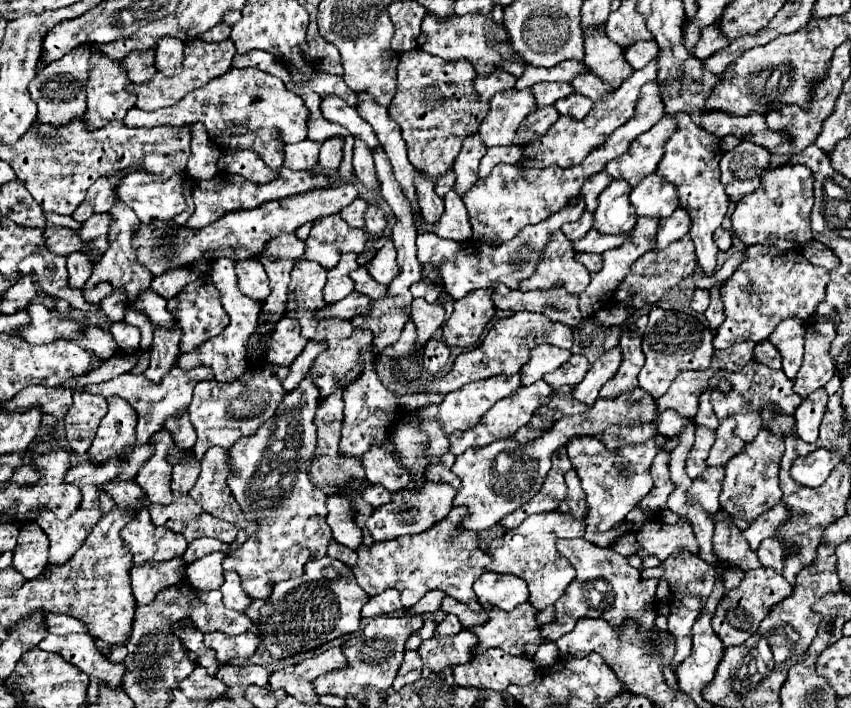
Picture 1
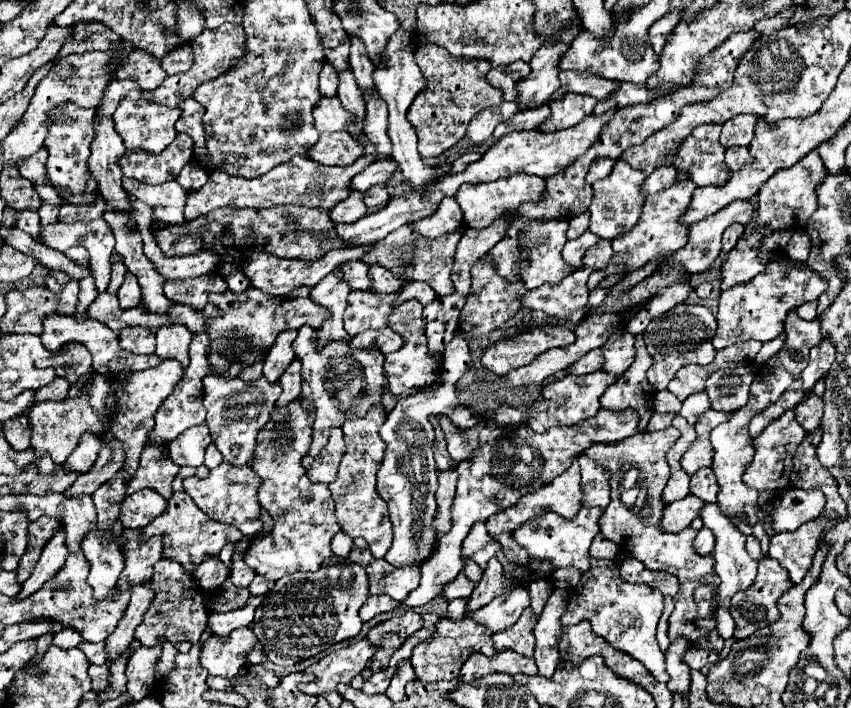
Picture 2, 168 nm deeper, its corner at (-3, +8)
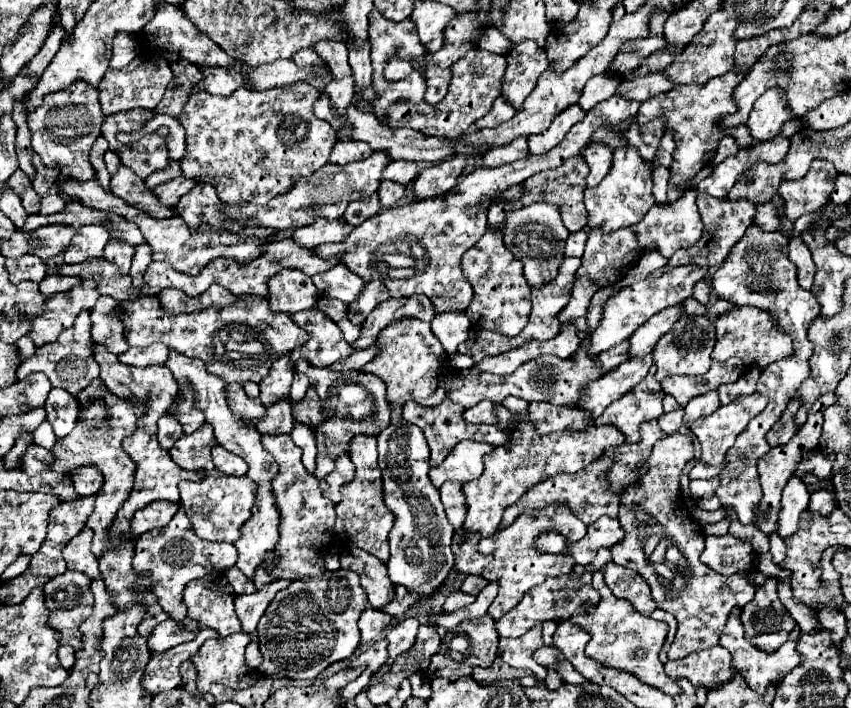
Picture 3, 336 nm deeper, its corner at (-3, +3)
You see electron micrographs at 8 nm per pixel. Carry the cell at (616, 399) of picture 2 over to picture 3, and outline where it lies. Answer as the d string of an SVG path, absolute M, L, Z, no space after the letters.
M656 367L648 371L644 381L624 395L620 401L608 405L608 409L594 421L594 425L614 425L626 435L626 443L636 443L640 439L640 423L652 417L660 417L664 391L654 379Z

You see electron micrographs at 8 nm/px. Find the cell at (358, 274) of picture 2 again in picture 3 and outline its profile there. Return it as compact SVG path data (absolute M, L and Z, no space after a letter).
M336 265L324 273L318 273L316 277L312 277L312 281L320 297L332 297L342 303L352 303L364 287L364 281L344 269L344 265Z

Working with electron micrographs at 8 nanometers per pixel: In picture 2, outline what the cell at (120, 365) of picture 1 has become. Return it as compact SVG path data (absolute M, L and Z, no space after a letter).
M56 376L50 384L46 384L44 388L40 388L36 392L36 402L40 402L40 400L64 400L68 396L70 388L72 388L72 384L68 380L62 380L60 376Z

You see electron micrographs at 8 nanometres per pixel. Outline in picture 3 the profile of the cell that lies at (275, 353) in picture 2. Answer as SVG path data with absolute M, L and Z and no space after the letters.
M280 357L270 369L270 375L260 383L260 401L262 405L272 405L276 401L290 397L290 385L292 385L294 369L288 365L288 357Z

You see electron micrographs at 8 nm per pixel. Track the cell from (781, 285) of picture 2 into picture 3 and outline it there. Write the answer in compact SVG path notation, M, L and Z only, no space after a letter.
M738 307L732 313L718 317L714 325L716 325L716 347L712 351L712 359L716 361L738 357L746 365L758 365L760 369L764 369L770 363L792 355L792 339L786 333L780 333L774 321L770 321L770 315L762 313L756 307Z

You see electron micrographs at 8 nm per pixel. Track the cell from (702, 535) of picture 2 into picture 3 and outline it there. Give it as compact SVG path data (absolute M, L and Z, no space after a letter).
M732 535L706 537L706 549L700 557L710 569L720 575L734 575L738 571L752 571L756 565L756 553L748 541L740 541Z

